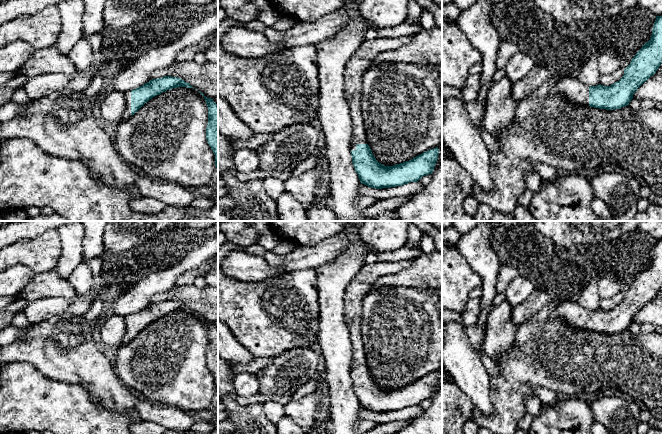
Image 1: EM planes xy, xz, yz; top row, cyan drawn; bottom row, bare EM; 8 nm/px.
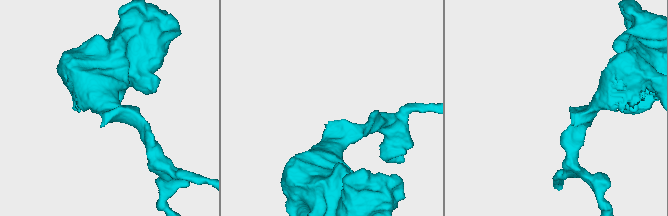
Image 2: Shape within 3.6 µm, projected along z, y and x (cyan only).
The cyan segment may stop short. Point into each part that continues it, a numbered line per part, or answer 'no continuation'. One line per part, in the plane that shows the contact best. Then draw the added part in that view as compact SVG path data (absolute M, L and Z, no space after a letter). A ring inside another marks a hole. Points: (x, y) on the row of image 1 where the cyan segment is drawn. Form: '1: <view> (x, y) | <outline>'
1: xy (127, 114) | M131 90L124 92L127 101L127 108L122 116L122 121L129 119L131 115Z

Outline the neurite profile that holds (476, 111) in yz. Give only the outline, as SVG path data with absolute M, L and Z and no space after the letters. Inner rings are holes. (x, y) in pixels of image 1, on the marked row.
M477 100L472 102L464 102L465 110L468 114L469 120L477 127L477 125L484 121L486 117L486 101L483 103Z

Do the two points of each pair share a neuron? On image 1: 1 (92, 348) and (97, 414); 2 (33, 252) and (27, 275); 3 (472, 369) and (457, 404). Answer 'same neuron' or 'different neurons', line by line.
1: different neurons
2: different neurons
3: different neurons

